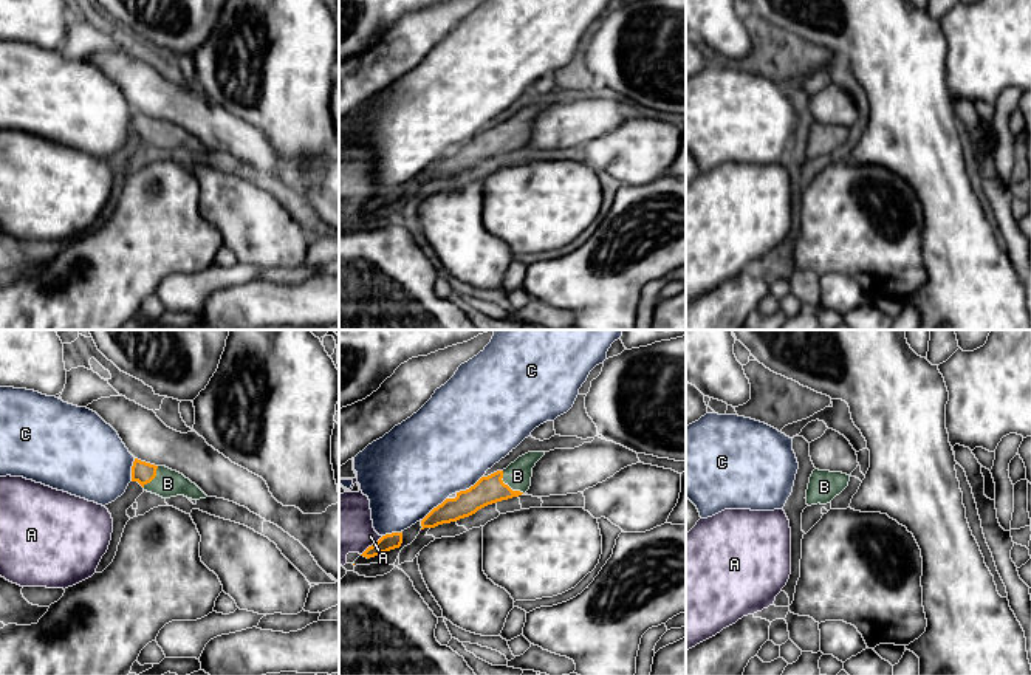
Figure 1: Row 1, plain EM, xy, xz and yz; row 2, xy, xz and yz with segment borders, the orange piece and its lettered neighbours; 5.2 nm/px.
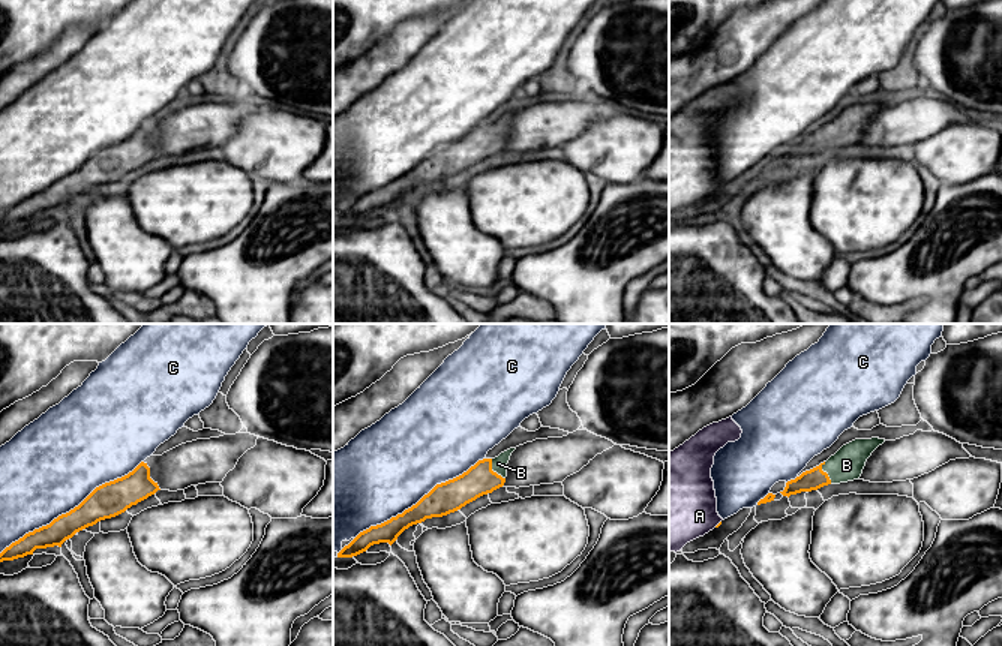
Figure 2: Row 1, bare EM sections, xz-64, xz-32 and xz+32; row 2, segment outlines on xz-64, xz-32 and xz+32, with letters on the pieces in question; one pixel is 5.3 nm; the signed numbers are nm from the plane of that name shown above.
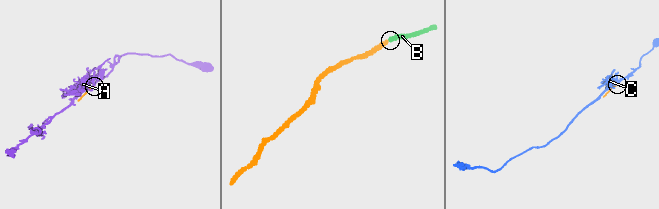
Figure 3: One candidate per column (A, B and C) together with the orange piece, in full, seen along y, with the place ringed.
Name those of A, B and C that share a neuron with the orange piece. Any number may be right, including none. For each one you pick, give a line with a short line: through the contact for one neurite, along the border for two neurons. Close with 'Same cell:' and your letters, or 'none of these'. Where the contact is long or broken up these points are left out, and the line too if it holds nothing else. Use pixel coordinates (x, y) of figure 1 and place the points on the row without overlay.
B: xz (489, 143), (506, 138), (517, 129)
Same cell: B

